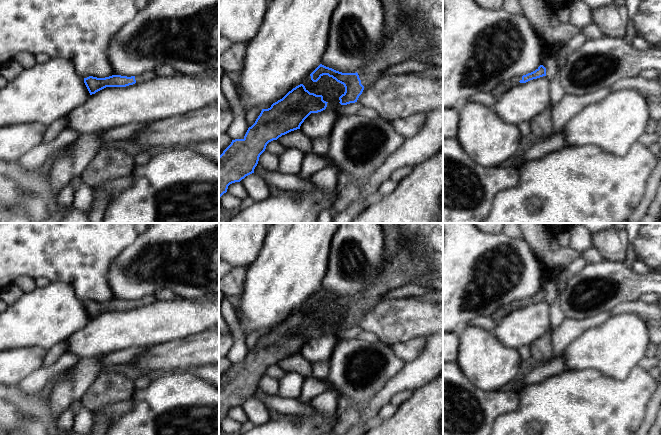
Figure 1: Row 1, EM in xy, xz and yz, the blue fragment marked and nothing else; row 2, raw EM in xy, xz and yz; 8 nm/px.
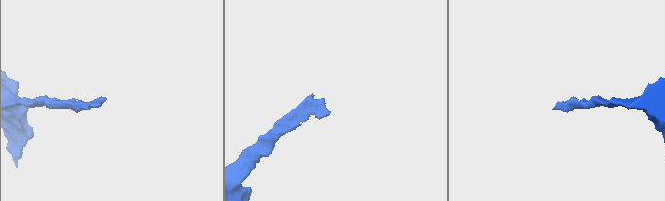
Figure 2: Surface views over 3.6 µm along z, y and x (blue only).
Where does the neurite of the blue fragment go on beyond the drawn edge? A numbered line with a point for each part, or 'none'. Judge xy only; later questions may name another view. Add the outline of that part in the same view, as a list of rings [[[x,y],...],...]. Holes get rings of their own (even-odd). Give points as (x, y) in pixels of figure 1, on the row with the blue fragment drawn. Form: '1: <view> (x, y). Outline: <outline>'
1: xy (145, 76). Outline: [[[154,71],[143,72],[140,75],[135,76],[136,83],[142,83],[148,81],[156,76]]]

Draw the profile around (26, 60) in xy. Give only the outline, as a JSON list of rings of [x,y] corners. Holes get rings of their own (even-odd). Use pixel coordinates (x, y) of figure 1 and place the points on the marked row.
[[[21,52],[17,54],[14,60],[23,68],[28,69],[33,67],[37,62],[35,60],[35,55],[27,52]]]

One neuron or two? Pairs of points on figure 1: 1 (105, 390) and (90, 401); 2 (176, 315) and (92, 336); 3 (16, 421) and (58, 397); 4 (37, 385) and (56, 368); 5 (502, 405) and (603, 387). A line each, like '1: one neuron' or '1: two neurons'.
1: one neuron
2: one neuron
3: two neurons
4: one neuron
5: two neurons

